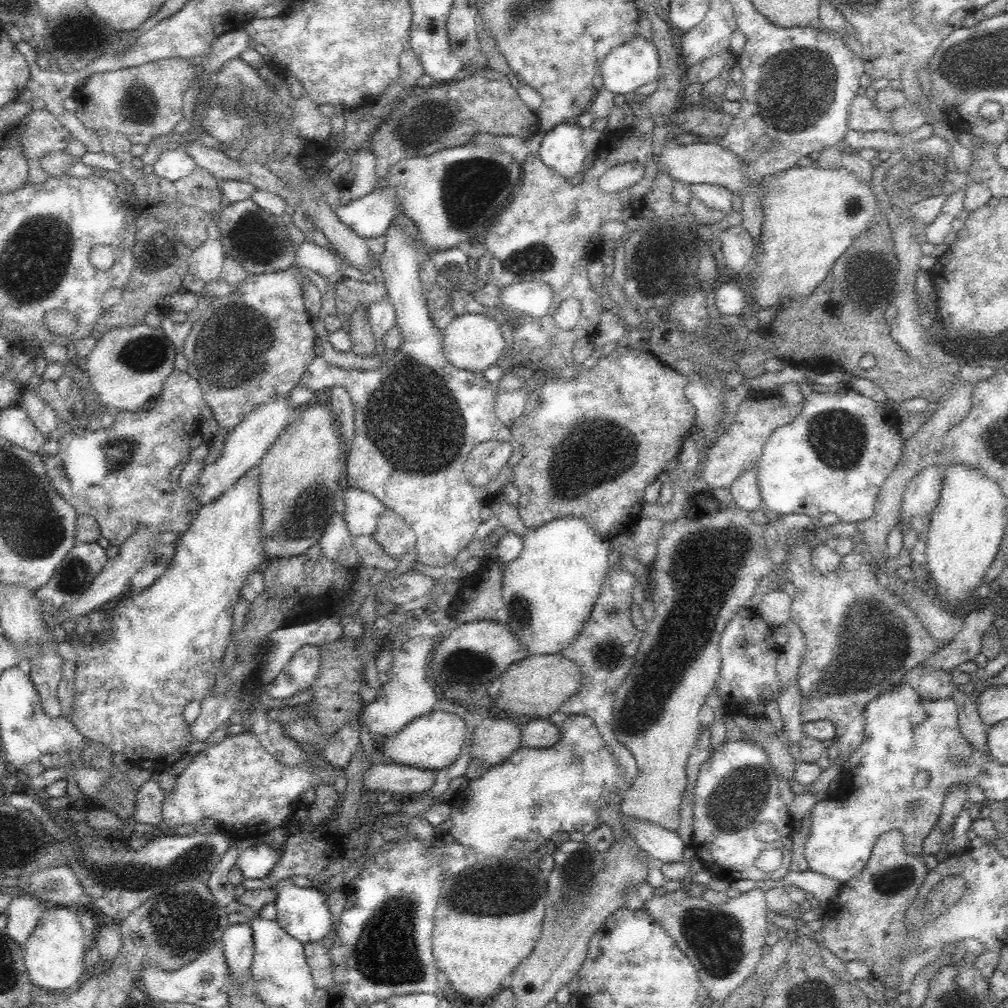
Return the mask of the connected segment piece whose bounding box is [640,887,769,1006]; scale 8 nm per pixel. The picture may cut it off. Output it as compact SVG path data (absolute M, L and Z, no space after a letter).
M755 887L717 906L703 897L689 896L687 890L668 891L652 896L640 909L650 913L656 923L676 941L676 945L697 968L709 1000L717 1006L754 975L755 968L764 958L764 940L769 934L766 930L769 910L766 908L765 891Z

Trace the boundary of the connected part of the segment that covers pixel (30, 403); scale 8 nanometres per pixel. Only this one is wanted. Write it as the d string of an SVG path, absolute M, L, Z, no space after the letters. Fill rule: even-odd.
M32 387L26 388L26 392L21 394L18 403L27 412L36 429L40 431L48 440L58 428L57 416L54 410L48 406Z

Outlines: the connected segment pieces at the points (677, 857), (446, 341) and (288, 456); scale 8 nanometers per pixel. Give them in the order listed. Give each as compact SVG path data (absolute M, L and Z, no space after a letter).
M626 819L624 828L630 831L640 850L648 856L664 863L684 860L684 849L688 846L682 843L676 831L652 824L652 821L626 821Z
M490 315L456 316L443 332L443 349L452 366L459 369L484 372L491 364L499 363L505 350L501 324Z
M310 403L295 410L295 416L284 427L280 436L259 462L259 491L261 500L261 534L266 556L291 557L305 554L312 545L319 543L328 519L336 512L334 494L338 494L338 478L342 466L347 464L348 450L342 444L338 420L328 404Z

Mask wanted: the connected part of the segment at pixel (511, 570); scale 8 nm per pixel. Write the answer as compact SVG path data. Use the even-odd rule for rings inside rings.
M556 518L538 528L529 529L523 537L520 556L502 565L503 603L508 611L507 627L529 650L529 654L556 654L568 646L588 620L600 590L610 577L608 555L610 541L600 538L581 518Z

